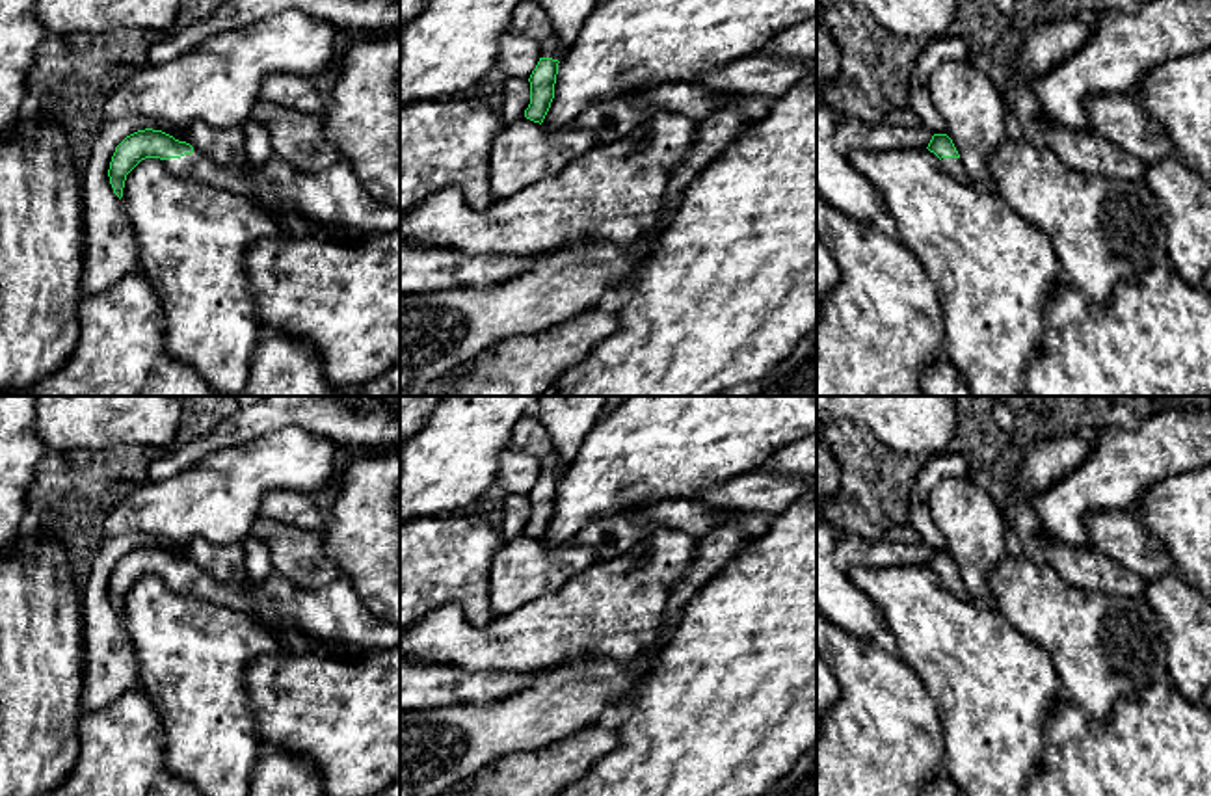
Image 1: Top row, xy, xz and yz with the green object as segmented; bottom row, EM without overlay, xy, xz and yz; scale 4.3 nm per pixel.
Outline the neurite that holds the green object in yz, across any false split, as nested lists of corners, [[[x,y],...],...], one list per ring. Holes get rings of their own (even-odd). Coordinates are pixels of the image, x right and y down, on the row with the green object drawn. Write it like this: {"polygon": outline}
{"polygon": [[[934,134],[926,149],[941,160],[958,182],[971,182],[956,147],[947,134]]]}

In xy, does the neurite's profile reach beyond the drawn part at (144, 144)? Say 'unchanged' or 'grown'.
grown

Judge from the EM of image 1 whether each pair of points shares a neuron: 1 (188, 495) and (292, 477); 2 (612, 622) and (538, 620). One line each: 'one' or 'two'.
1: one
2: one

